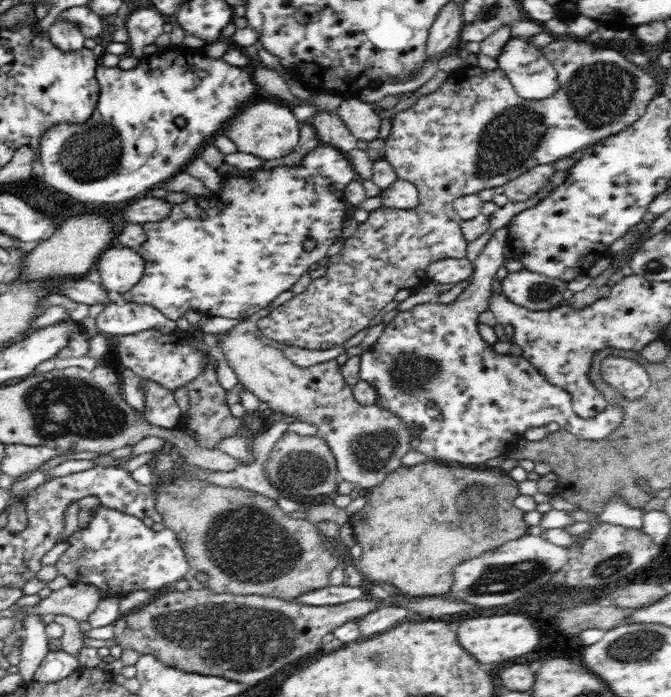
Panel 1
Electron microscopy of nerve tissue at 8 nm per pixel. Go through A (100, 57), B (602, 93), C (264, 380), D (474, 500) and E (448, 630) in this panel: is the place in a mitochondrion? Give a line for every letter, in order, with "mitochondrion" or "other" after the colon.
A: other
B: mitochondrion
C: other
D: mitochondrion
E: other

